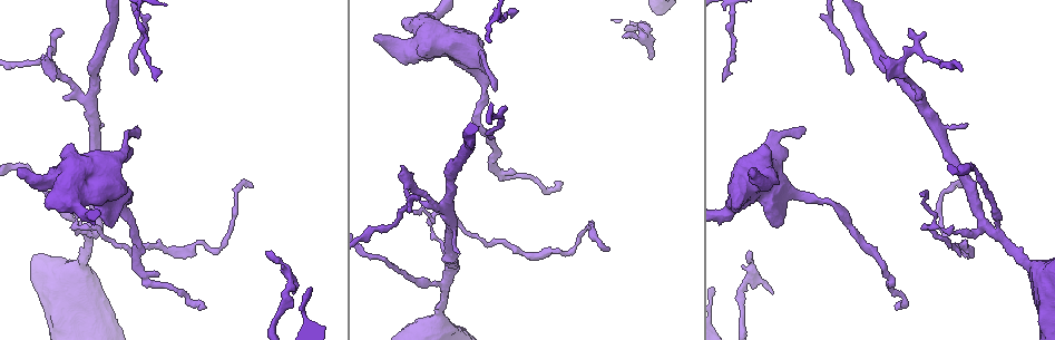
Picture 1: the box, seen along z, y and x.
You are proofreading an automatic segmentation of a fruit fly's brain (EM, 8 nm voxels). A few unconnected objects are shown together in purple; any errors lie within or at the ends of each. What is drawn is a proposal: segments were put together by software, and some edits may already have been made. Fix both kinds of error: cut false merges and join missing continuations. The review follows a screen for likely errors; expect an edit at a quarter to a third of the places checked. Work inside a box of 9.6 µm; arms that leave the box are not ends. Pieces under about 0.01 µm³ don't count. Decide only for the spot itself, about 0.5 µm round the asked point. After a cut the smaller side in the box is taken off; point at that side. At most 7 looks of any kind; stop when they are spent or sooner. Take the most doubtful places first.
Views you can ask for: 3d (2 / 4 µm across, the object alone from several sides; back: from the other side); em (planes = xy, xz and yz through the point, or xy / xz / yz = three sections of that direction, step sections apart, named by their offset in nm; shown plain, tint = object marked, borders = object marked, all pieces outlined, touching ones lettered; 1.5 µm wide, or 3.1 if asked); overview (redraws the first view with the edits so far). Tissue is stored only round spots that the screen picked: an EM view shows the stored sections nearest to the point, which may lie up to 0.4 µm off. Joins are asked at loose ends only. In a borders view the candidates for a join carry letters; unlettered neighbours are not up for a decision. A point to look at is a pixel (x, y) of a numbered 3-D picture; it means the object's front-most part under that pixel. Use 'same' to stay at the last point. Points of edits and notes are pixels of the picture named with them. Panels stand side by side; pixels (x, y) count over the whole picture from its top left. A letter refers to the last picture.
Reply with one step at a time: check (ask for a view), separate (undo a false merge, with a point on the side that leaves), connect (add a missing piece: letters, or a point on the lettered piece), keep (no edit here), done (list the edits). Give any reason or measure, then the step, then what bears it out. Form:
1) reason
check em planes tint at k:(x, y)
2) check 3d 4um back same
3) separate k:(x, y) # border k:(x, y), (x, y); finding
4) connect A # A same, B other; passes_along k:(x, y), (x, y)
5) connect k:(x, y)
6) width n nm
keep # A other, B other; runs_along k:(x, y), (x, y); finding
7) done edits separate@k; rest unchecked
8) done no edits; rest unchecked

stops while still wide
check em planes borders at 1:(778, 226)

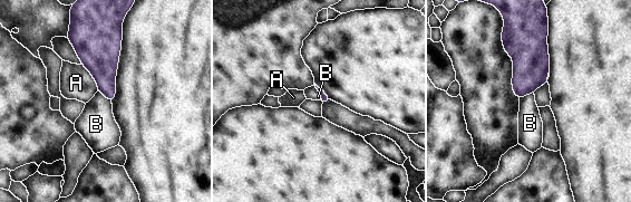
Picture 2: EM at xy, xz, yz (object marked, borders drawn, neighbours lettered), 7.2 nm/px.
longest_contact A 220 nm
keep # A other, B other; no lettered piece goes on from it

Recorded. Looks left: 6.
abrupt turn
check em planes borders at 1:(409, 203)

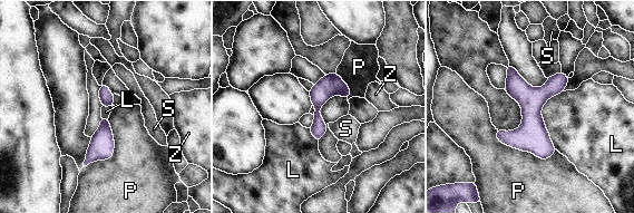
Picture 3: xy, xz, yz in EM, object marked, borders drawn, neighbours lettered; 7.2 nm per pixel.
keep # L other, P other, S other, Z other; runs_along 3:(509, 68), (532, 102), (544, 156); continuous, no second neuron

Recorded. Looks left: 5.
thin neck
check em xy step 8 tint at 1:(73, 226)

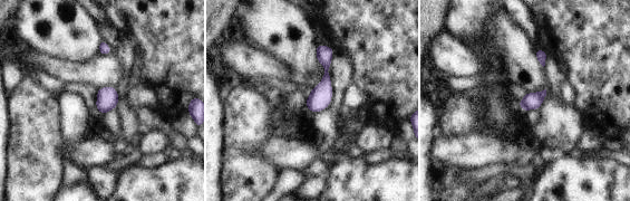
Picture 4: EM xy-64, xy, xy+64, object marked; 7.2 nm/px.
check em planes borders same

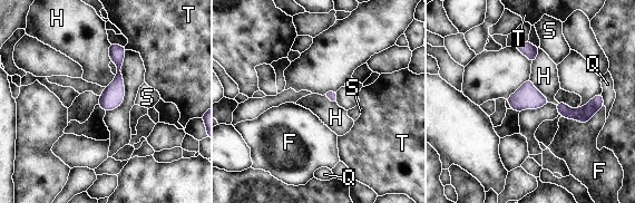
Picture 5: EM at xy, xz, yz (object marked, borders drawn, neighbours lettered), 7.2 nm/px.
width 70 nm; longest_contact F 320 nm
keep # F other, H other, Q other, S other, T other; all the same neuron

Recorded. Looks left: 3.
done no edits; rest unchecked

